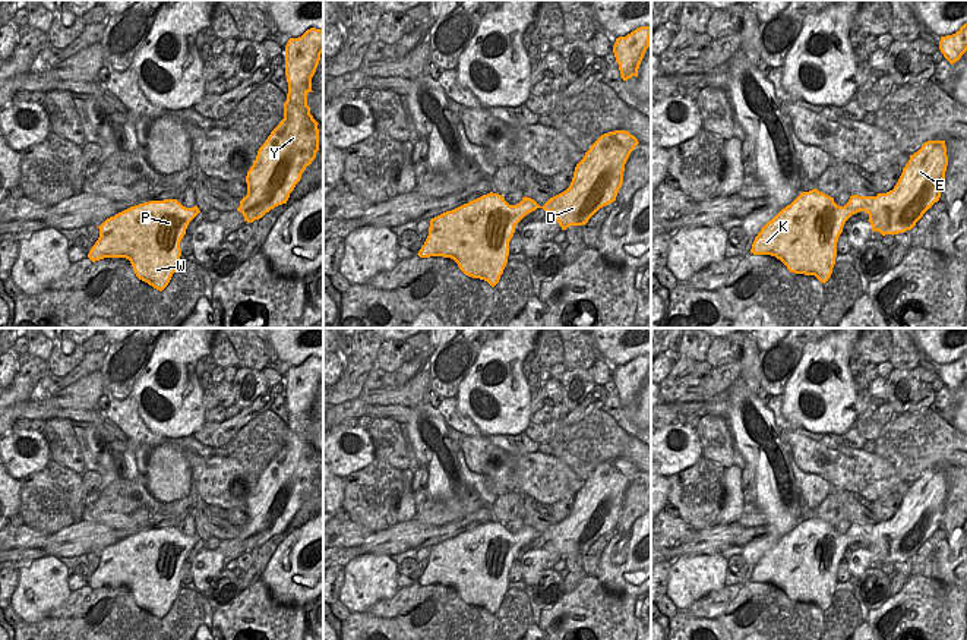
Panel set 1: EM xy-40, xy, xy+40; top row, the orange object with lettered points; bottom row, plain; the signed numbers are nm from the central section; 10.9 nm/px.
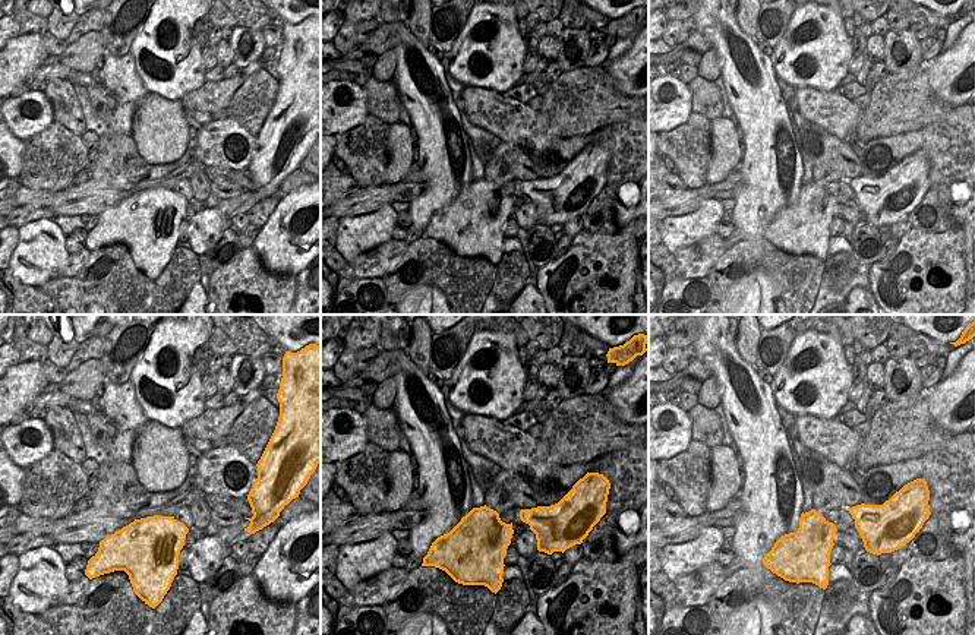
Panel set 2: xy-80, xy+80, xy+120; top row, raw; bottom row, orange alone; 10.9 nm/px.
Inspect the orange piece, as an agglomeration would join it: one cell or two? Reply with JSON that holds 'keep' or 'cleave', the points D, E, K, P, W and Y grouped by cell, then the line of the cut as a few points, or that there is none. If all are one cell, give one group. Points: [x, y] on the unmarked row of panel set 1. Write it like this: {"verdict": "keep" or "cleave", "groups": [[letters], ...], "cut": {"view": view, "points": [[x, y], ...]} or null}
{"verdict": "keep", "groups": [["D", "E", "K", "P", "W", "Y"]], "cut": null}

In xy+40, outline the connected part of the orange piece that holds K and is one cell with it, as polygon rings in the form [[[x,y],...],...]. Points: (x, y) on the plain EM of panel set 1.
[[[928,469],[917,480],[910,483],[897,513],[887,521],[878,521],[876,524],[851,523],[849,530],[840,535],[834,530],[834,526],[818,517],[802,520],[761,557],[752,571],[750,581],[775,584],[790,600],[815,603],[825,612],[835,593],[838,565],[853,542],[865,539],[869,543],[868,549],[872,559],[879,559],[882,564],[911,558],[923,542],[939,529],[947,494],[945,469]]]

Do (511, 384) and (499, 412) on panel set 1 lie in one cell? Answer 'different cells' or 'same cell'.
same cell

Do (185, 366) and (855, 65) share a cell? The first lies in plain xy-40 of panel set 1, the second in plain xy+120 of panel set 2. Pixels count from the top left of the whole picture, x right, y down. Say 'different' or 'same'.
different

